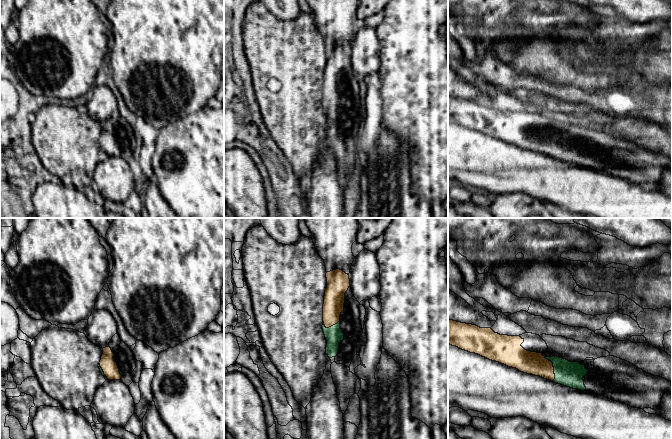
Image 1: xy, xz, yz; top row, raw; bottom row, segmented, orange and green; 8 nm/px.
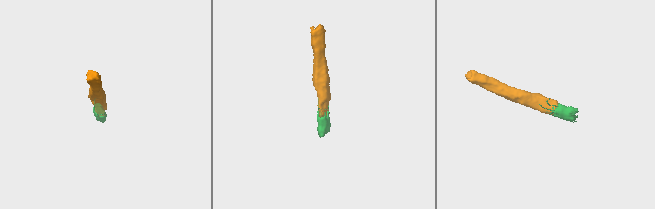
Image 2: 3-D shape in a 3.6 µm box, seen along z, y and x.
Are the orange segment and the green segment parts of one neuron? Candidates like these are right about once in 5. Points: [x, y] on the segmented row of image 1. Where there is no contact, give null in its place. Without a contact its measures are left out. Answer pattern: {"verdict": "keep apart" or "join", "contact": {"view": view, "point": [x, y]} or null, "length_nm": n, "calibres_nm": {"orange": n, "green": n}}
{"verdict": "join", "contact": {"view": "yz", "point": [553, 368]}, "length_nm": 220, "calibres_nm": {"orange": 180, "green": 200}}

